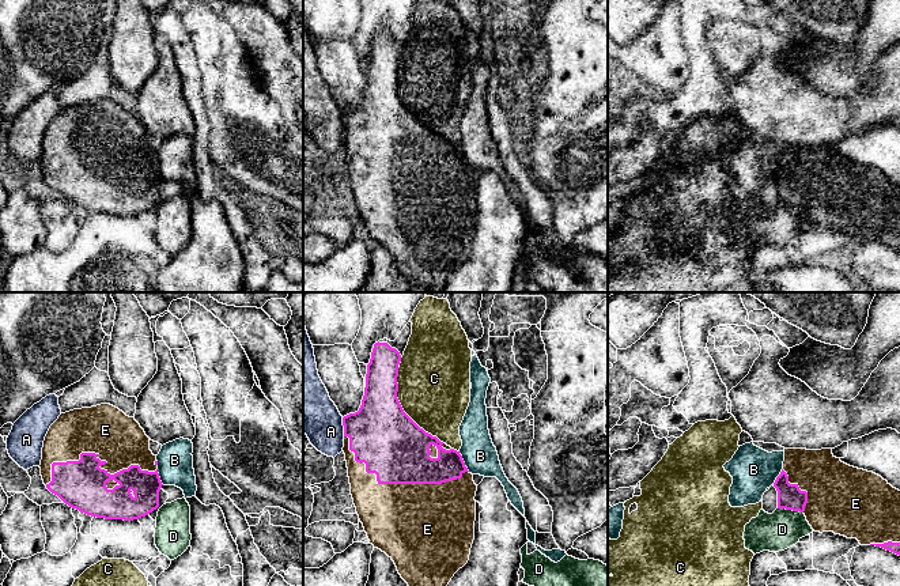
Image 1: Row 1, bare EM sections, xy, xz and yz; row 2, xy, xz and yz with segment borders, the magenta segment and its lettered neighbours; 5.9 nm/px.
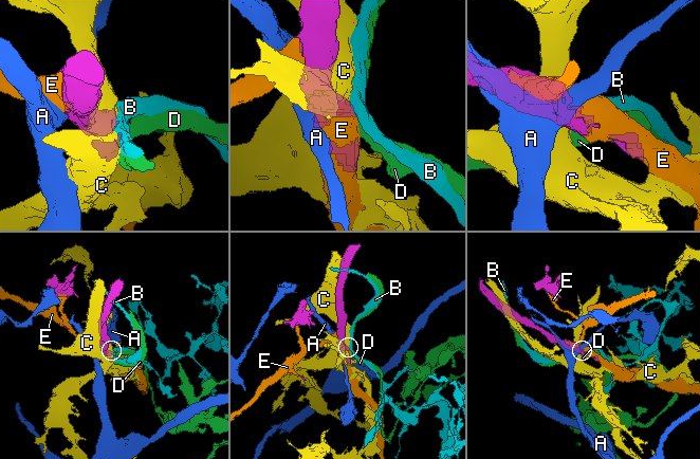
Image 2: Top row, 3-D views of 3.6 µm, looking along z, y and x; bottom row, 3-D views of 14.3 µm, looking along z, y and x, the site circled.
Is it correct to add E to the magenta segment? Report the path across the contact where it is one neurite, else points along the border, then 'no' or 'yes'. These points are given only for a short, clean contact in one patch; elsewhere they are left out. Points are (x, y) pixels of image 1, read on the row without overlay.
yes

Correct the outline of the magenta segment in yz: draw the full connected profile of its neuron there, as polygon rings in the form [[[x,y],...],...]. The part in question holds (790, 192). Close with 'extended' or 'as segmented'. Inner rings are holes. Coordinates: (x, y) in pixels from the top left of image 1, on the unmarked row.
[[[784,144],[784,156],[774,182],[778,186],[778,204],[803,208],[814,227],[833,227],[856,234],[861,241],[876,241],[900,252],[900,186],[881,171],[850,162],[832,150],[832,144]]] | extended

